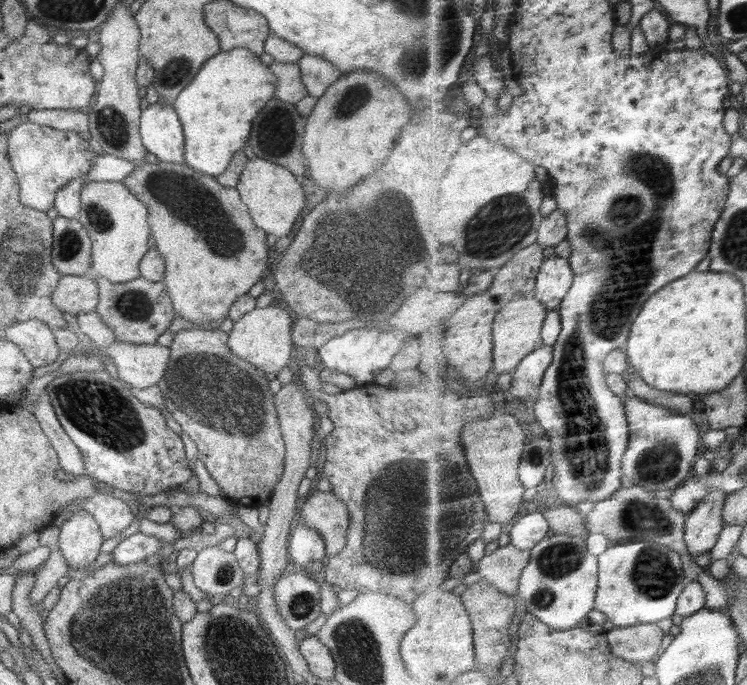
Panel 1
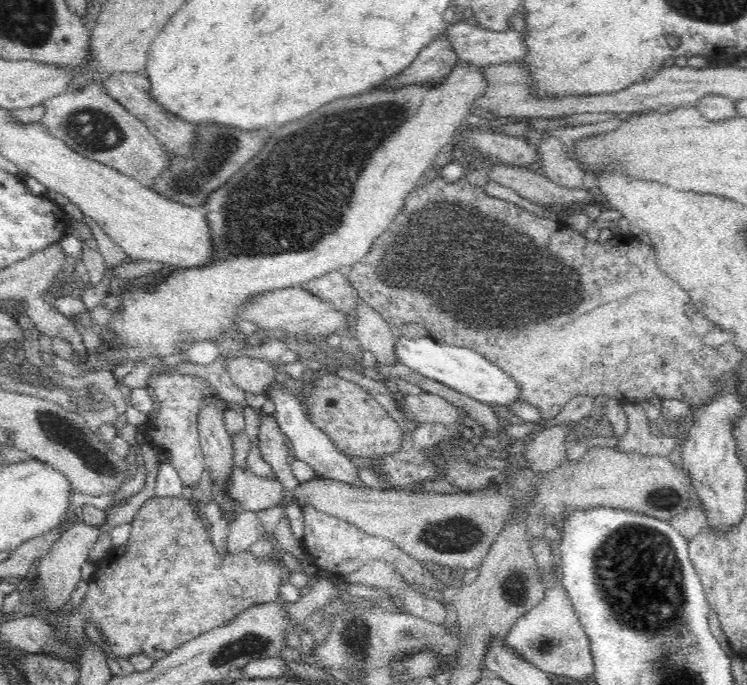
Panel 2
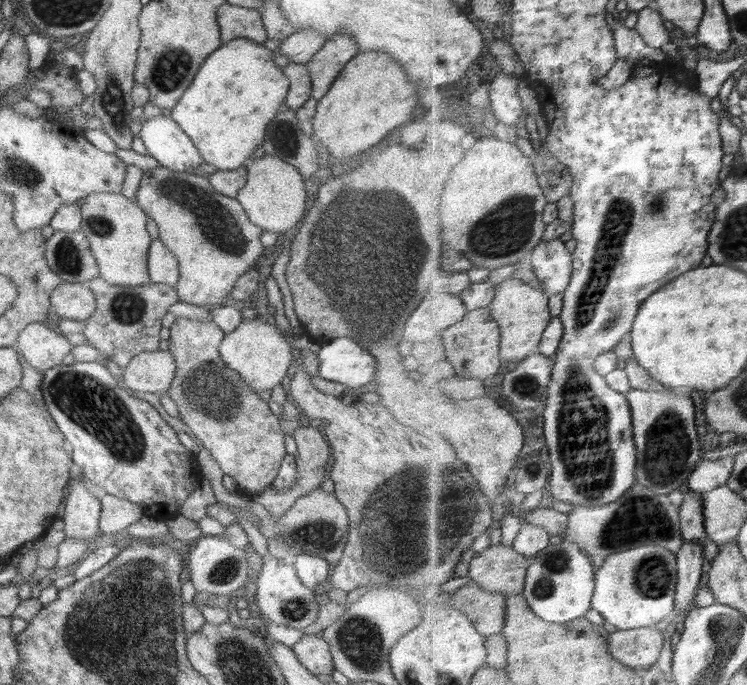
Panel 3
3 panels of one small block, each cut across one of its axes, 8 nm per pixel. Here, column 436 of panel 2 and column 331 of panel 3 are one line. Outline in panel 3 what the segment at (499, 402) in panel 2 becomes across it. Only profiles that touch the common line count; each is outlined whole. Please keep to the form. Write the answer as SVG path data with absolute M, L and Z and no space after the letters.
M348 337L322 343L318 352L318 377L359 389L376 378L377 360Z

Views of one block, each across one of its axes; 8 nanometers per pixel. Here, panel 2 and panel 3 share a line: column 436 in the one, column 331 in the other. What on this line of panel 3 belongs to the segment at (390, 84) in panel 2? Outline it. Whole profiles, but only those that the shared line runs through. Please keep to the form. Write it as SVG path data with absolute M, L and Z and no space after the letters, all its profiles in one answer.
M346 34L325 41L322 48L305 64L312 83L311 96L319 101L338 73L358 52L357 44Z

